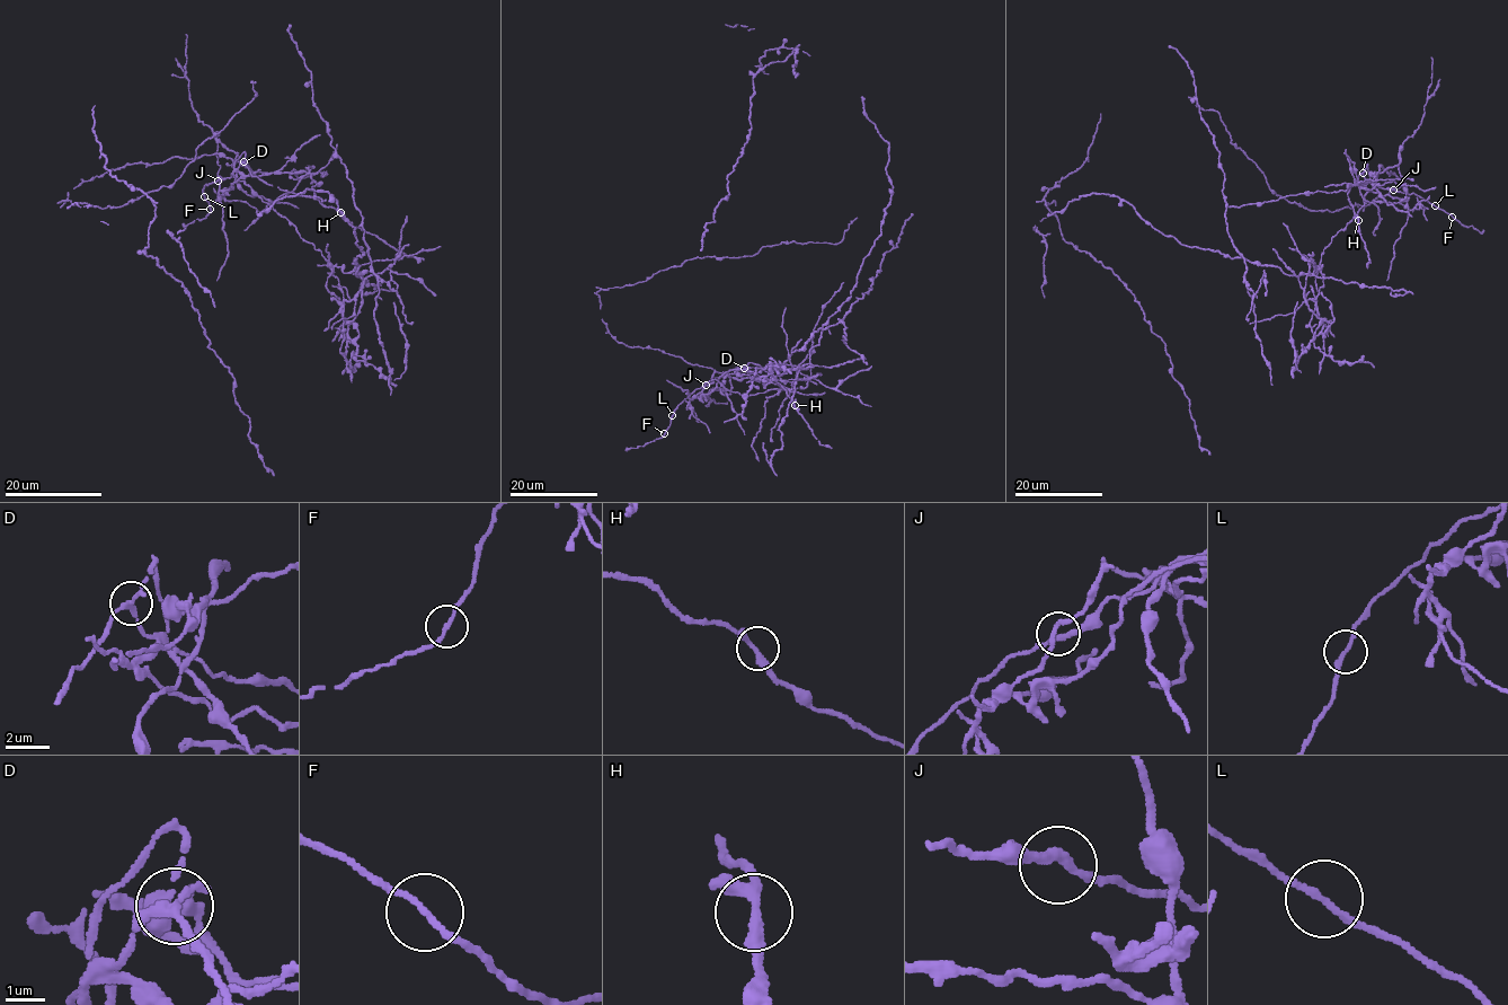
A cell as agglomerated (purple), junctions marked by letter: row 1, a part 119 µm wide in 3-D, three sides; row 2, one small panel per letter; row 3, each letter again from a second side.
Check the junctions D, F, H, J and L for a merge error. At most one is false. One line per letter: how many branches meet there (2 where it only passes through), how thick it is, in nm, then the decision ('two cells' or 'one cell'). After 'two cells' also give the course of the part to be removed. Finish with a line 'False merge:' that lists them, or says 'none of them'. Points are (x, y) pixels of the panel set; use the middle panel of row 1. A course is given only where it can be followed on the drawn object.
D: 3 branches meet; 190 nm thick; two cells
F: 2 branches meet; 140 nm thick; one cell
H: 3 branches meet; 240 nm thick; one cell
J: 2 branches meet; 240 nm thick; one cell
L: 2 branches meet; 160 nm thick; one cell
False merge: D

